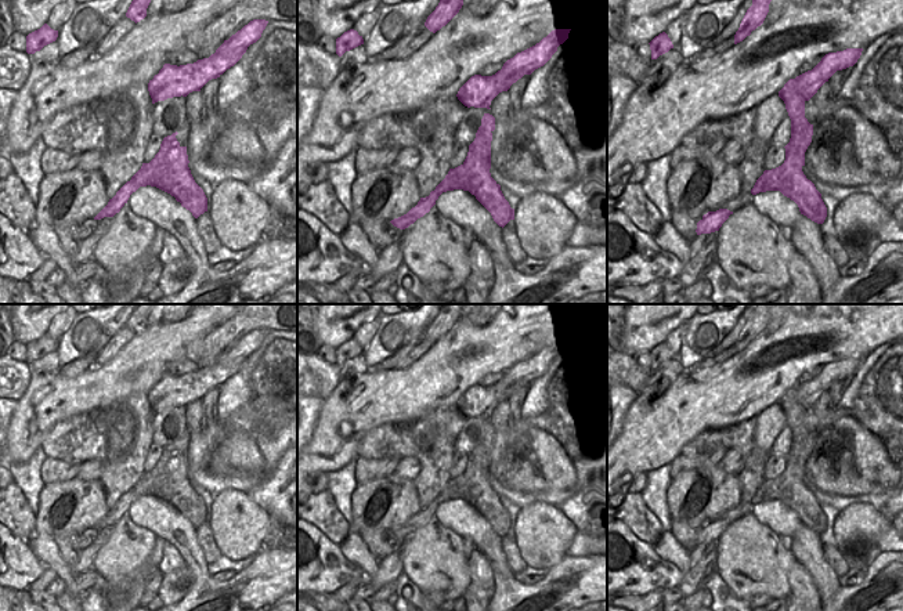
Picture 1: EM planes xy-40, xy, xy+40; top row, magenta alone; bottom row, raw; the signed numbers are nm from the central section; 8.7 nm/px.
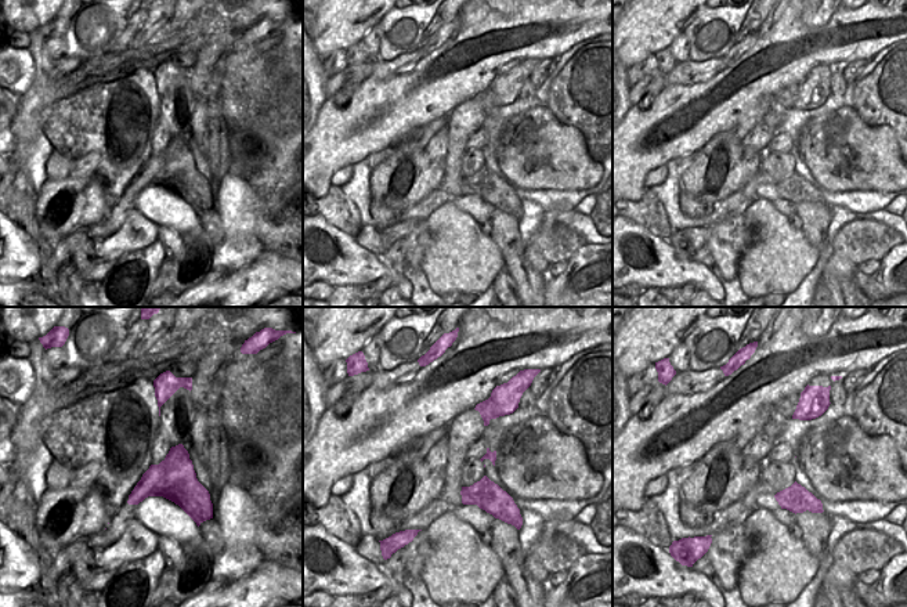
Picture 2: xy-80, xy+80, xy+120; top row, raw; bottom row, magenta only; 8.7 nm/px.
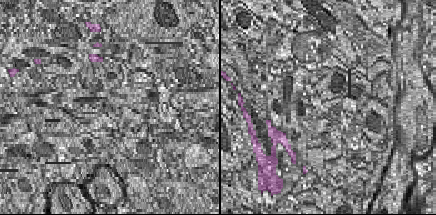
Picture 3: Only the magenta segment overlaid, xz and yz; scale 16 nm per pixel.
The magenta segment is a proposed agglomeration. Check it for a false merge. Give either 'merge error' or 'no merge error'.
merge error

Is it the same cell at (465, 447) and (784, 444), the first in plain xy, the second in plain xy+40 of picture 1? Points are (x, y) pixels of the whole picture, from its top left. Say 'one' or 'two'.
one

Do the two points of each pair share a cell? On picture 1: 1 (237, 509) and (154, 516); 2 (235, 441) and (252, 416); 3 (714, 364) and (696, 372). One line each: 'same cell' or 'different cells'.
1: different cells
2: different cells
3: same cell

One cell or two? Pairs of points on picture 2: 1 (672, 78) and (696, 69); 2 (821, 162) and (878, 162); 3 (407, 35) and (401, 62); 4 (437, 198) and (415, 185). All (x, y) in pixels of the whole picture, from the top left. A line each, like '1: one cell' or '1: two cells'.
1: one cell
2: one cell
3: two cells
4: two cells

